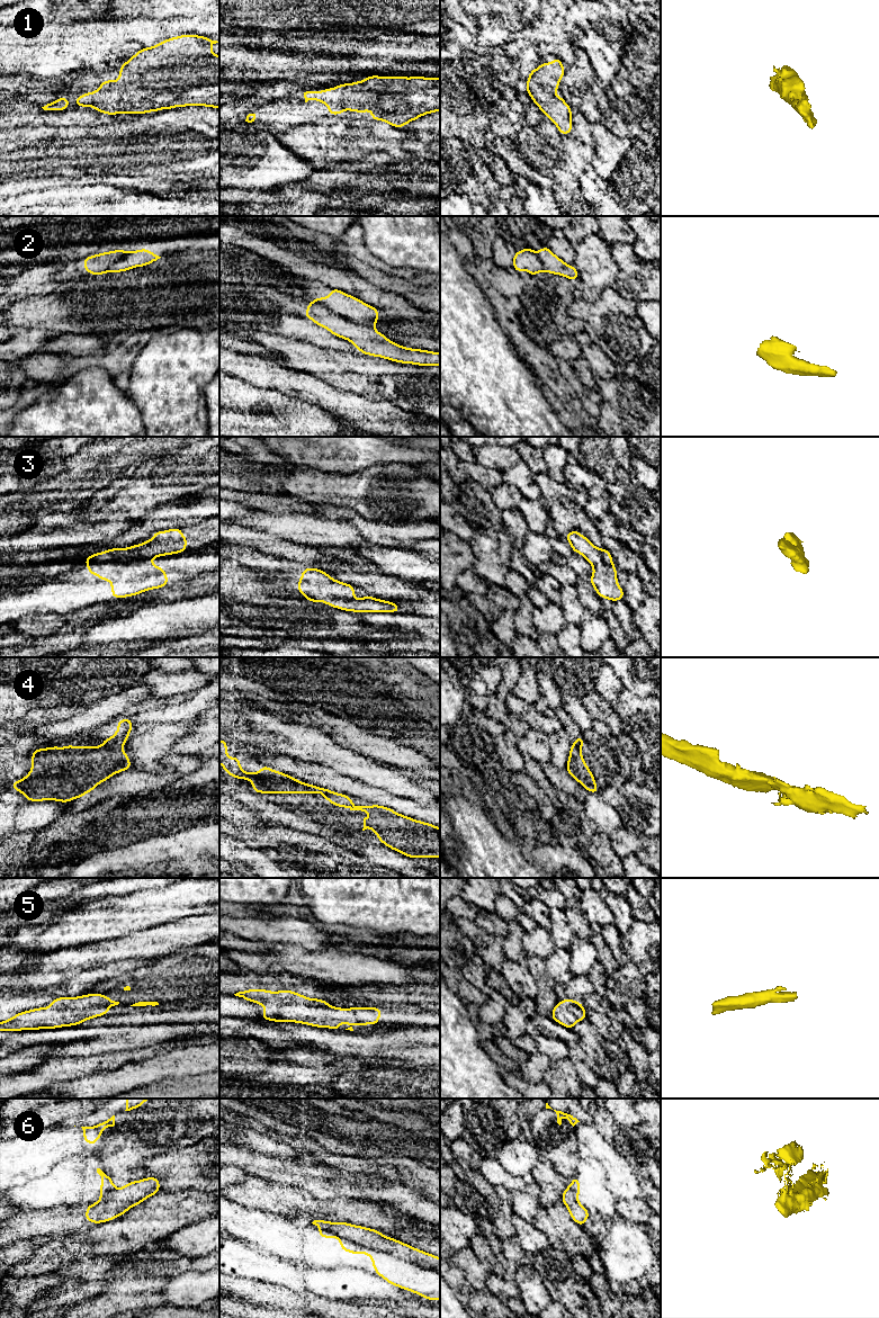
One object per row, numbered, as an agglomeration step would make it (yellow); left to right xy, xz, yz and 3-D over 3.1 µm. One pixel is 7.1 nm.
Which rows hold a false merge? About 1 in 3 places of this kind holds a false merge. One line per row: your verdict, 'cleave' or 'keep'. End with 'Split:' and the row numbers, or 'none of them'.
1: keep
2: cleave
3: keep
4: keep
5: keep
6: keep
Split: 2

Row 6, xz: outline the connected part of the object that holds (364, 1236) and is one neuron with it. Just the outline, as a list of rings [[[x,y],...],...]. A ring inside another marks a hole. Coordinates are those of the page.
[[[314,1220],[321,1238],[339,1238],[340,1249],[366,1254],[373,1261],[377,1276],[394,1286],[440,1300],[440,1258],[414,1248],[380,1231],[348,1222]]]

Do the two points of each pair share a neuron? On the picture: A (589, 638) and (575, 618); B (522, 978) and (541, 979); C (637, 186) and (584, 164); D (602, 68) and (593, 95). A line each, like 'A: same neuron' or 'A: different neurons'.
A: different neurons
B: different neurons
C: same neuron
D: different neurons

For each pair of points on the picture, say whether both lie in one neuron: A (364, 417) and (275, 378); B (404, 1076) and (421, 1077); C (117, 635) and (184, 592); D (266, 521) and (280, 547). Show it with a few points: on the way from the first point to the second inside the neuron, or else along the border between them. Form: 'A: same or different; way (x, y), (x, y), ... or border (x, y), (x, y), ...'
A: same; way (341, 403), (297, 385)
B: same; way (409, 1077), (416, 1077)
C: different; border (207, 594), (186, 599)
D: different; border (250, 528), (301, 544)

